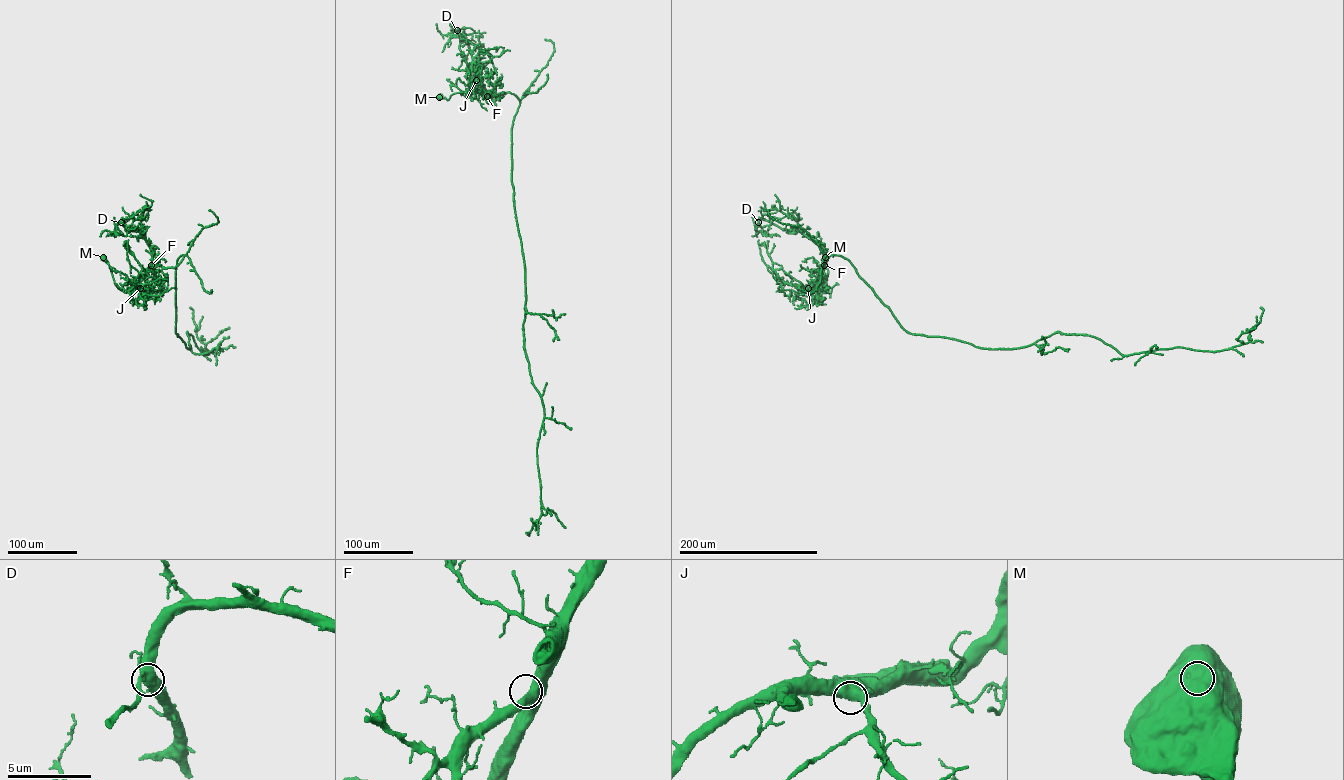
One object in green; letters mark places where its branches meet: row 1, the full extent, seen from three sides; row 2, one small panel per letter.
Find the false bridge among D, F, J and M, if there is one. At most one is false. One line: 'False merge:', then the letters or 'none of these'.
False merge: none of these

